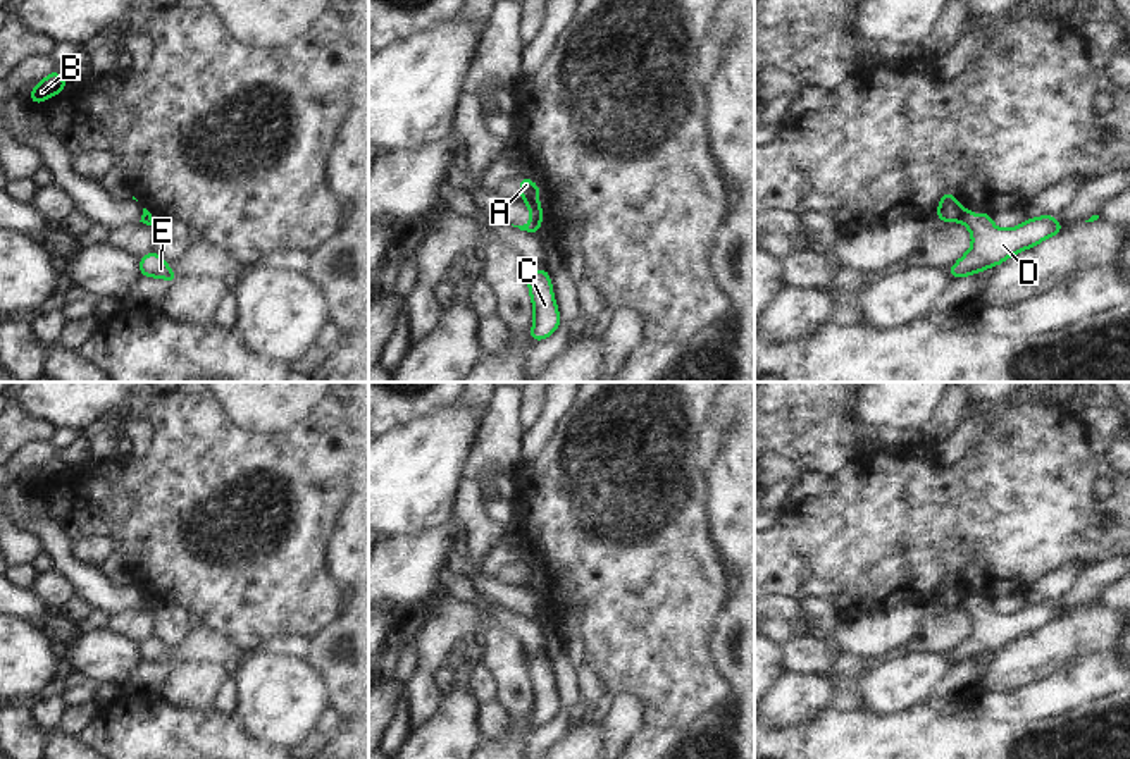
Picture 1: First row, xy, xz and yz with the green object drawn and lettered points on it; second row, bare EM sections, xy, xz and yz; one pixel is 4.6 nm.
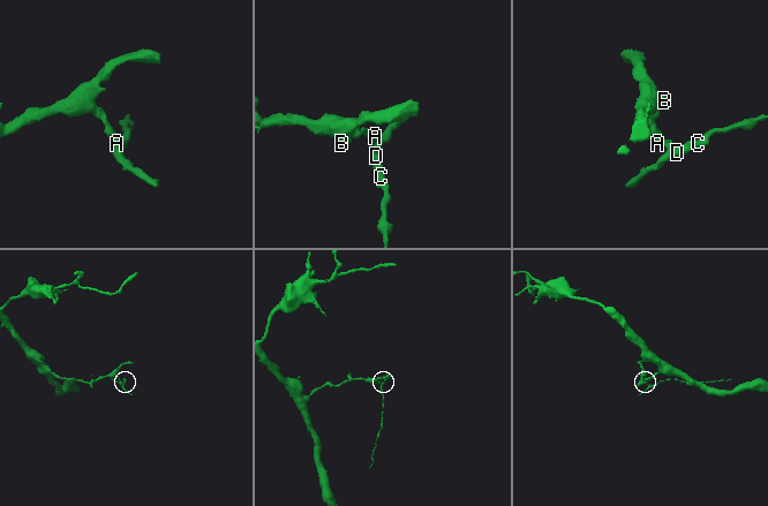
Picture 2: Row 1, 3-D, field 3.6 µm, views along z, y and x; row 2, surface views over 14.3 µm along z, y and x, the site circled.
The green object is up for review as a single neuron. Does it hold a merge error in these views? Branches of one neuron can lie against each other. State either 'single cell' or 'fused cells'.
fused cells

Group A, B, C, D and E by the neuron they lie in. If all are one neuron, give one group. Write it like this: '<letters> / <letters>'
A B / C D E

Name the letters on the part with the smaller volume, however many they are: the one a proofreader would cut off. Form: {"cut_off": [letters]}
{"cut_off": ["C", "D", "E"]}

